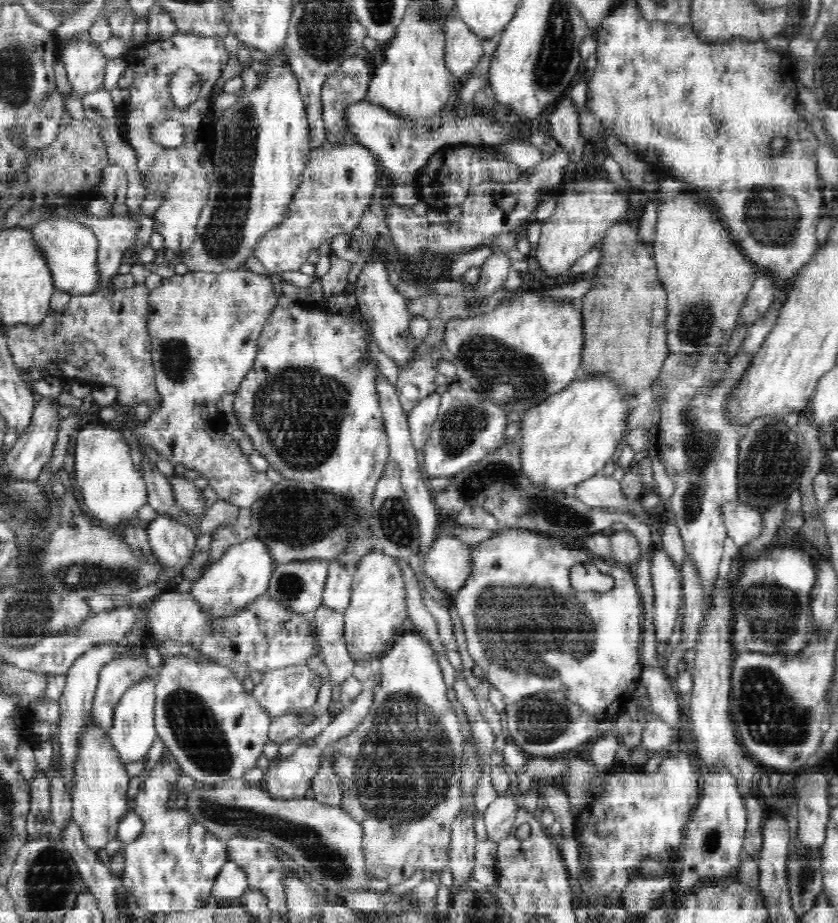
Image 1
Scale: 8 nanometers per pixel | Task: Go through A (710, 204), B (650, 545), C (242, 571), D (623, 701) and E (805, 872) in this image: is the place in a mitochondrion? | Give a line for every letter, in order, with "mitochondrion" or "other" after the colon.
A: other
B: other
C: other
D: other
E: mitochondrion

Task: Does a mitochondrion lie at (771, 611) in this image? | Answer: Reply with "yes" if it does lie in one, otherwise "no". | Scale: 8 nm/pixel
yes

